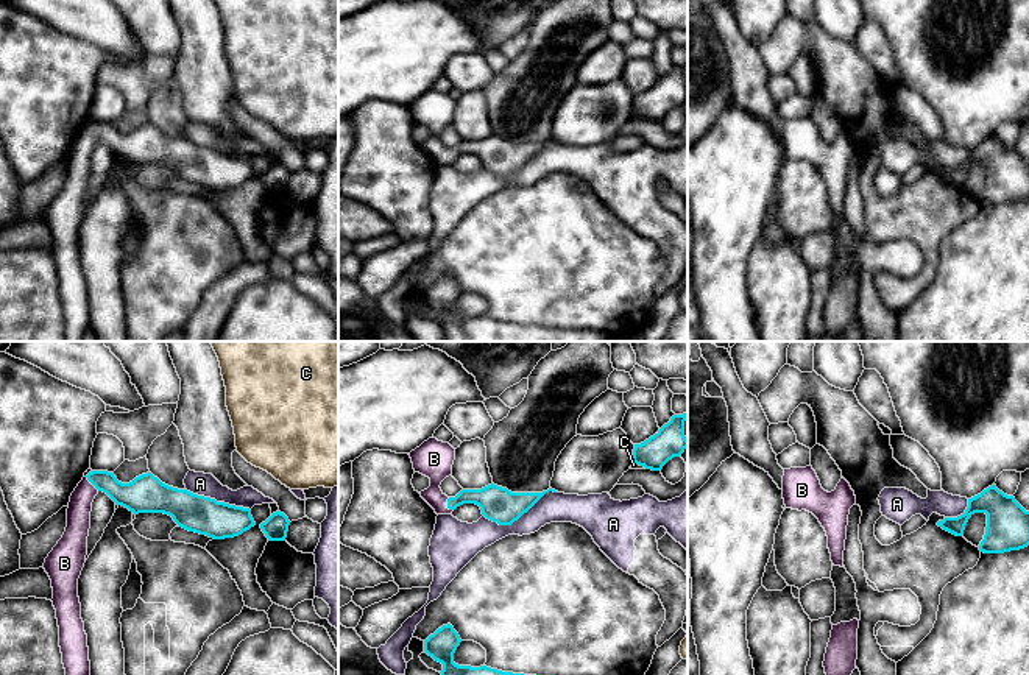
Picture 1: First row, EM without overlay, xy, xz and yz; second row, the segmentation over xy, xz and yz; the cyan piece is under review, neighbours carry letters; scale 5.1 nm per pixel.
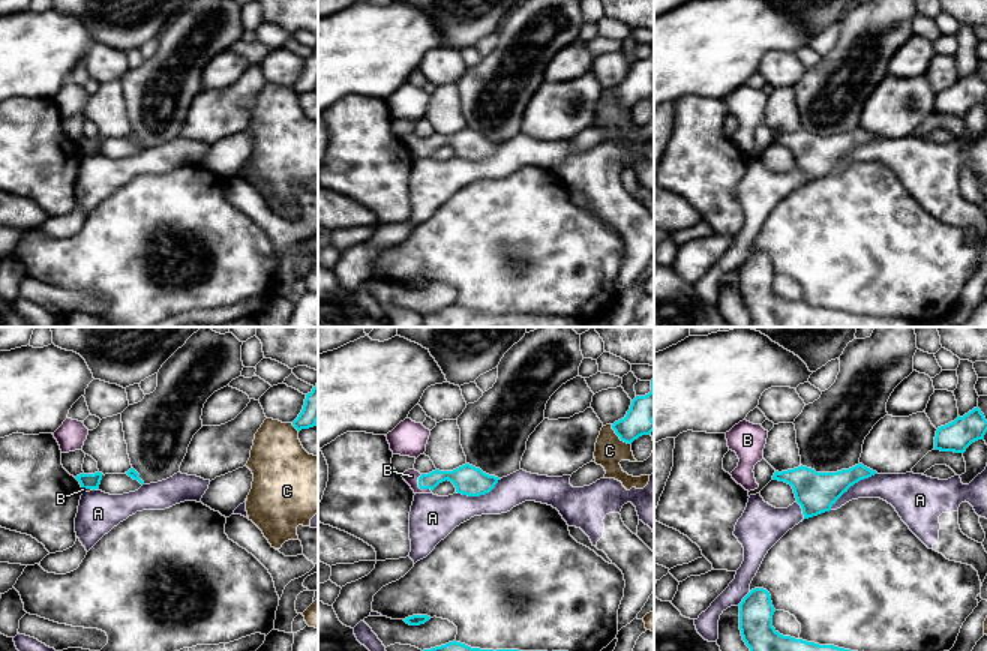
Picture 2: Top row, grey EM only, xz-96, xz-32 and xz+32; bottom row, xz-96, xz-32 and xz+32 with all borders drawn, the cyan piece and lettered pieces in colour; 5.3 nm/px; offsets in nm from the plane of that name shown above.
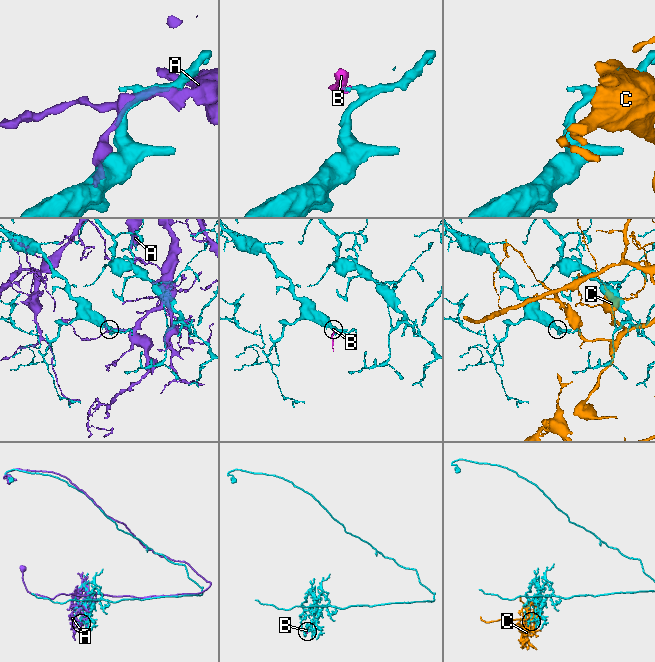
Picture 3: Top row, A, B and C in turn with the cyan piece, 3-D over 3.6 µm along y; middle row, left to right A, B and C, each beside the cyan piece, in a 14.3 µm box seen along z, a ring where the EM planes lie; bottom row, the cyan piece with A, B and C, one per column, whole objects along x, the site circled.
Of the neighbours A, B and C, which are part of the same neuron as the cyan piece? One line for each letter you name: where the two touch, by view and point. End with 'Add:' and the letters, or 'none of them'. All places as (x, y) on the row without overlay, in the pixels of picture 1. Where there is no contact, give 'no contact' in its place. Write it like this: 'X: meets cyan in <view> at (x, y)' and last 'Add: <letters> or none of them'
B: meets cyan in xz at (448, 156)
Add: B

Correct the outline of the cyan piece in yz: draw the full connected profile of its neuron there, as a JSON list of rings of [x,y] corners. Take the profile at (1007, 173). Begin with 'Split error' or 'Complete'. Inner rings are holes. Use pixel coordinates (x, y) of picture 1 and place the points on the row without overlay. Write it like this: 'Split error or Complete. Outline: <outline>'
Complete. Outline: [[[996,136],[968,150],[964,165],[945,168],[937,176],[956,187],[962,187],[968,170],[974,164],[987,165],[985,186],[979,195],[981,203],[1004,204],[1029,196],[1029,162],[1013,147],[999,142]]]

